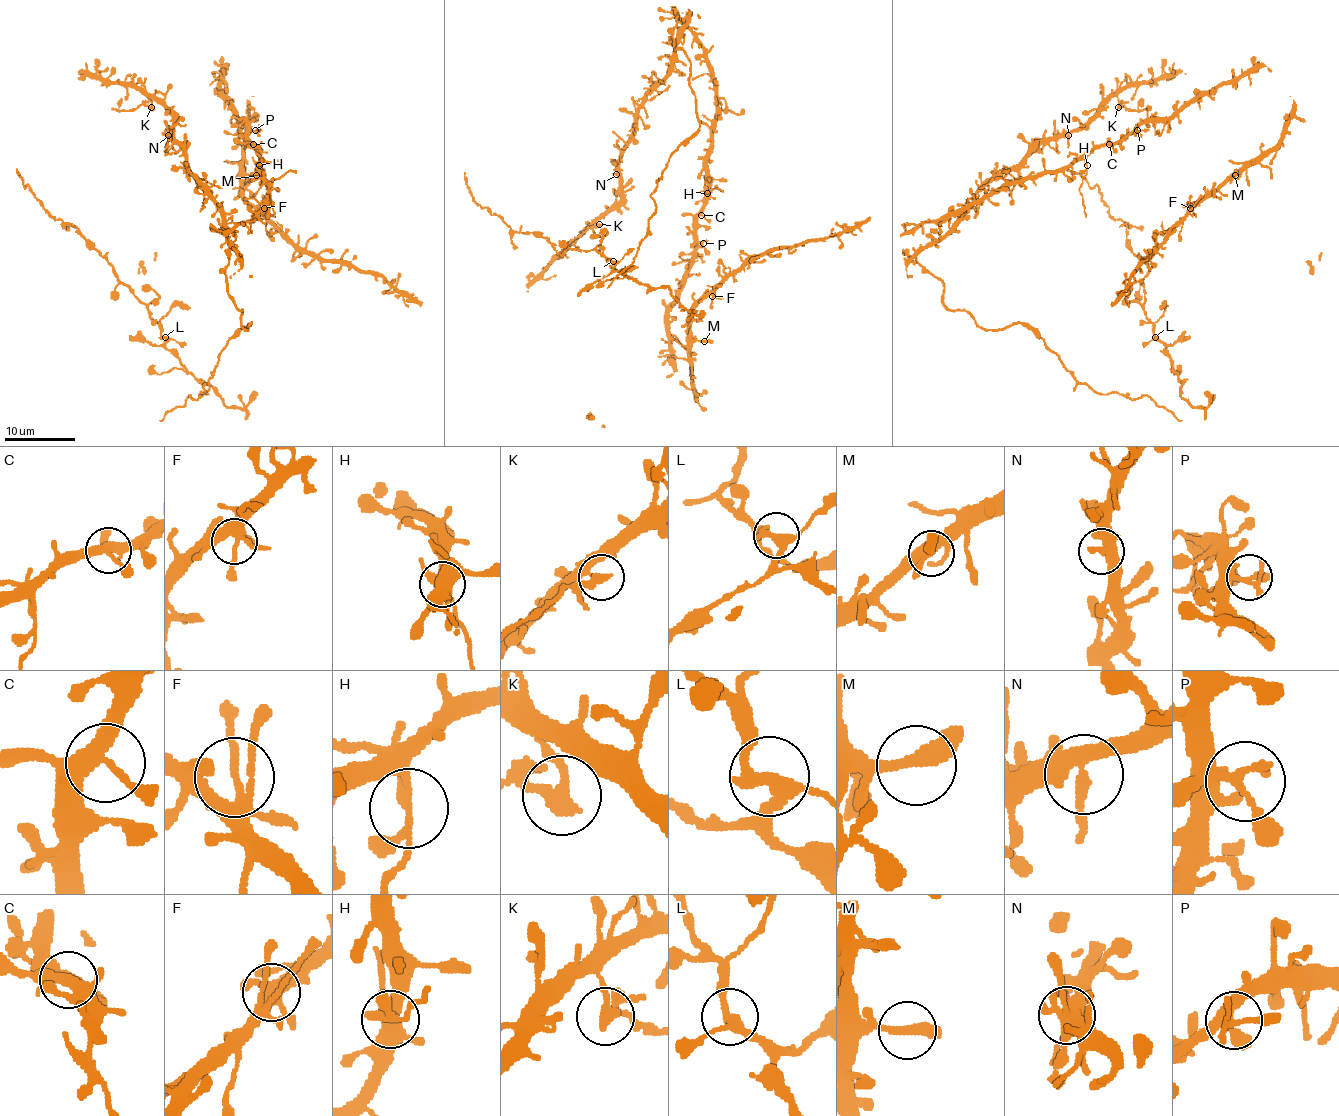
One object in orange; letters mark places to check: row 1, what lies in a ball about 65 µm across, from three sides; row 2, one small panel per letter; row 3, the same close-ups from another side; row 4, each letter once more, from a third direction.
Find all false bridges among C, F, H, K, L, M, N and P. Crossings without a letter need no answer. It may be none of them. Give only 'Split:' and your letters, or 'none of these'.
Split: H, K

